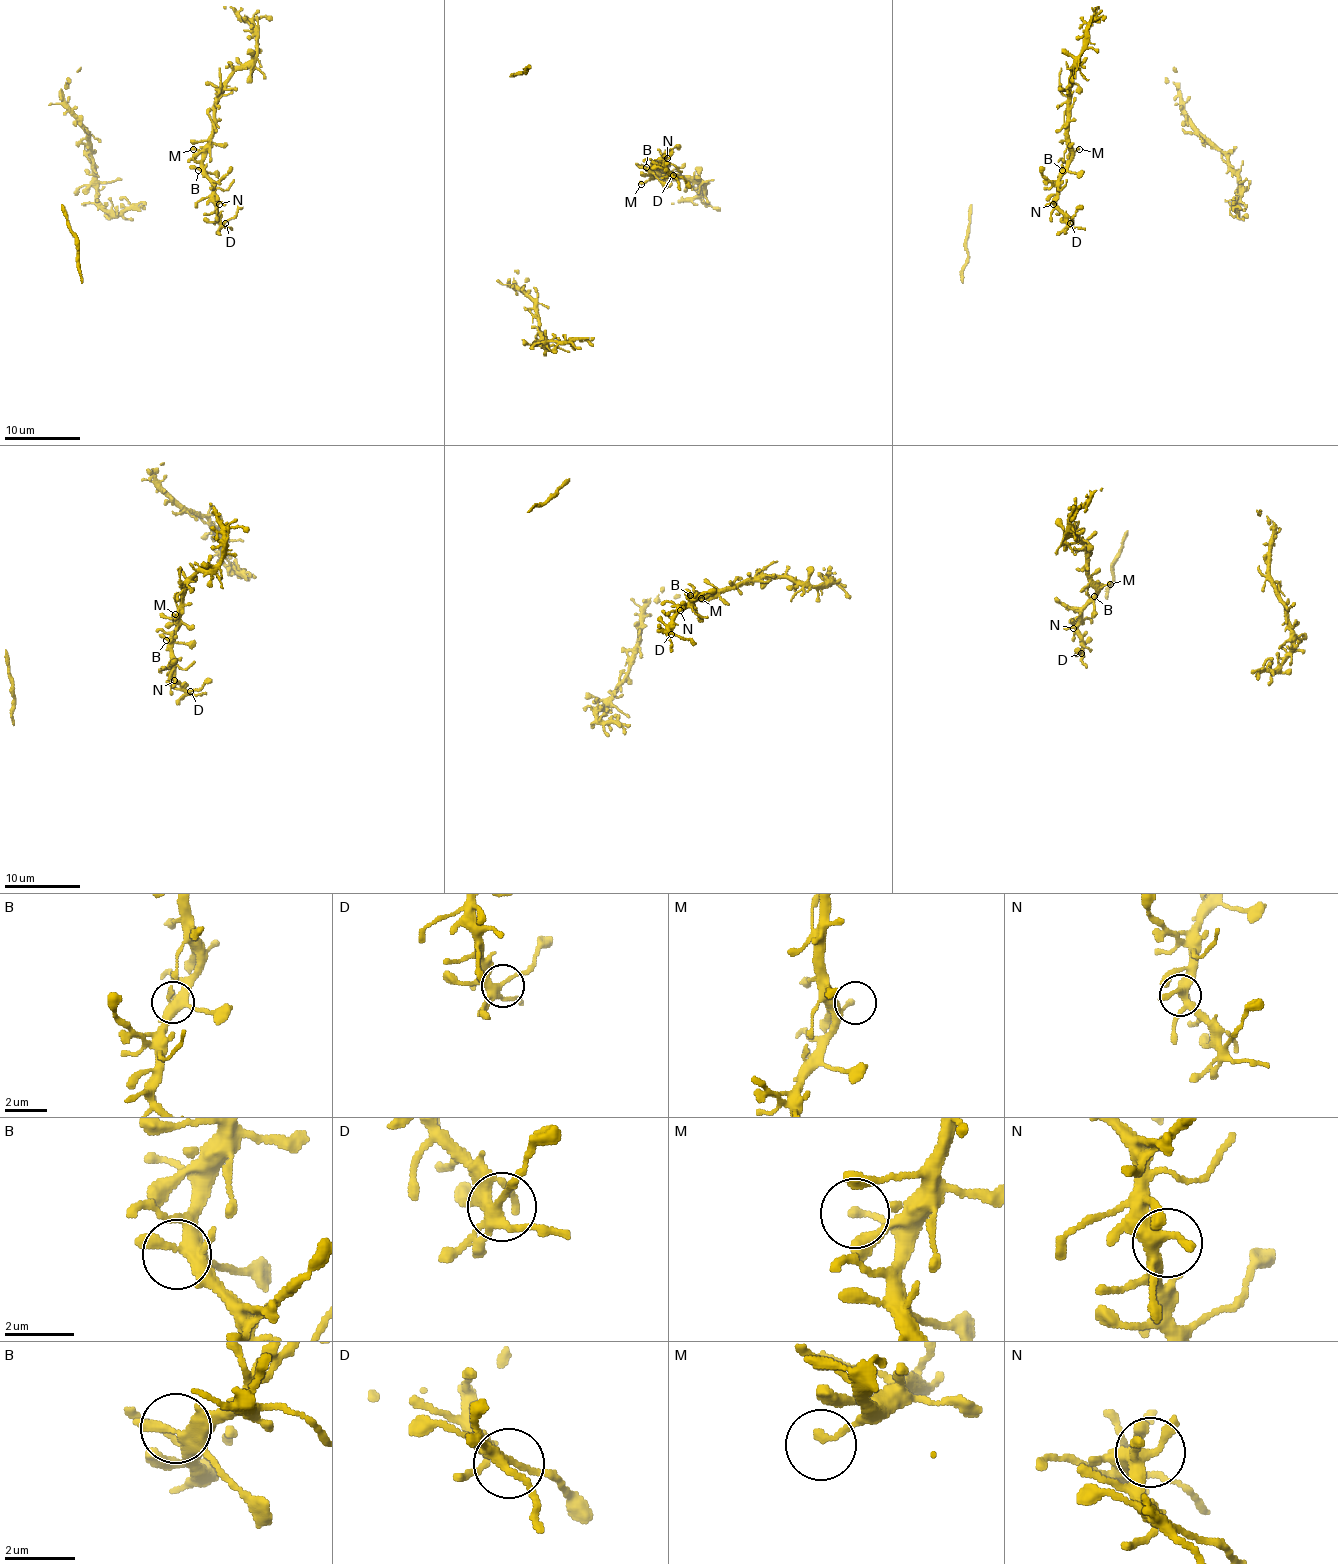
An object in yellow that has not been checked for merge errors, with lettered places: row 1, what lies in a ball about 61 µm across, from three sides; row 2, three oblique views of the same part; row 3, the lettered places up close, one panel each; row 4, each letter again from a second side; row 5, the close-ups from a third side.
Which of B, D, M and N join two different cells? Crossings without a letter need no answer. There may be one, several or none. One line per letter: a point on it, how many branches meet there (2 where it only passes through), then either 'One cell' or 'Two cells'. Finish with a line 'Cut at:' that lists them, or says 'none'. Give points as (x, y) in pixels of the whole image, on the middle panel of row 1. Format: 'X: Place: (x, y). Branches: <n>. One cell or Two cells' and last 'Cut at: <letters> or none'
B: Place: (646, 167). Branches: 4. One cell
D: Place: (673, 175). Branches: 4. One cell
M: Place: (641, 184). Branches: 1. One cell
N: Place: (667, 158). Branches: 4. One cell
Cut at: none

